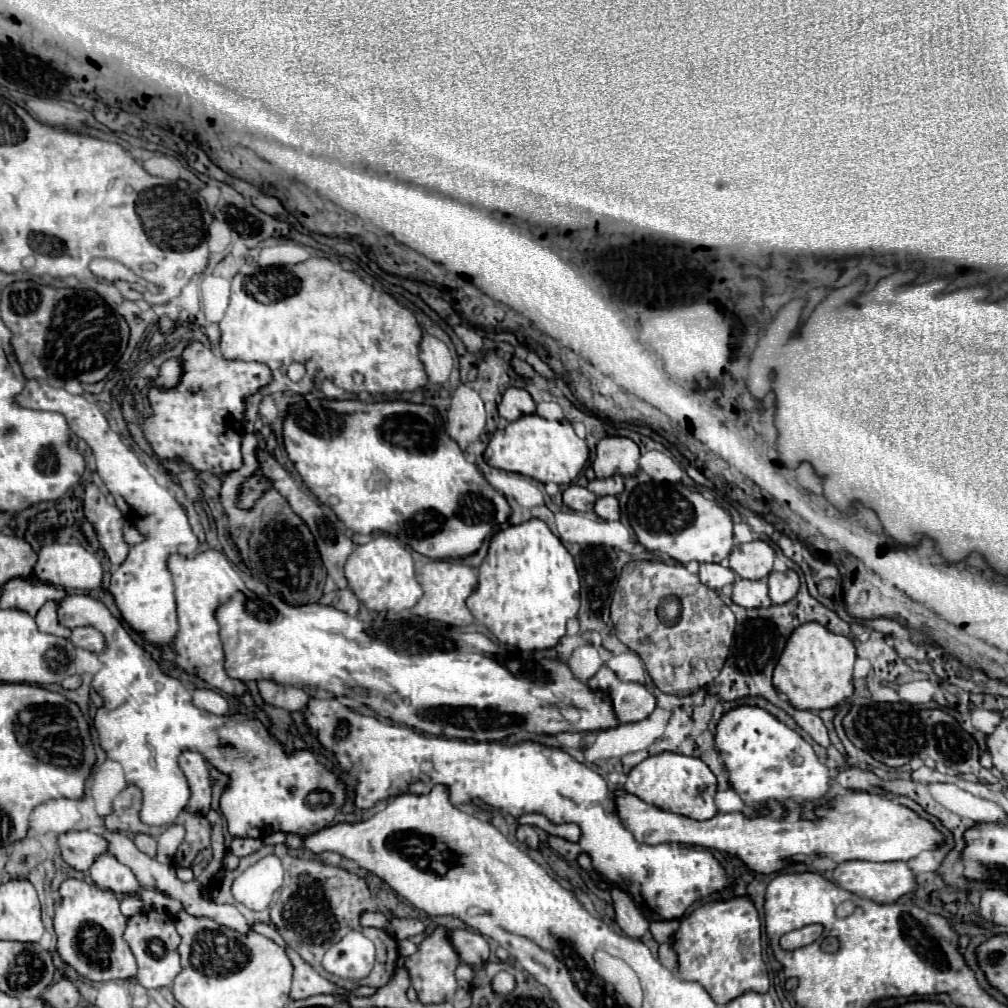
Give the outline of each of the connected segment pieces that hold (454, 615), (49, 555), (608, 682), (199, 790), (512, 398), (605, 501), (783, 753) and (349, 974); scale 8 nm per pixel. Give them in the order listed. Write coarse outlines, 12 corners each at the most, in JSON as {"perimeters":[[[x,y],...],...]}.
{"perimeters":[[[428,561],[416,573],[424,595],[414,615],[466,627],[478,571]],[[42,547],[34,571],[58,587],[100,587],[102,563],[84,547]],[[606,665],[590,689],[610,695],[622,723],[642,721],[656,707],[642,683],[622,681]],[[200,753],[180,755],[190,787],[186,811],[210,811],[210,773]],[[510,387],[498,405],[504,419],[534,413],[528,391]],[[598,497],[594,511],[604,521],[620,519],[616,497]],[[740,705],[714,743],[746,805],[816,801],[830,771],[766,709]],[[360,931],[334,943],[322,967],[342,979],[372,971],[374,943]]]}

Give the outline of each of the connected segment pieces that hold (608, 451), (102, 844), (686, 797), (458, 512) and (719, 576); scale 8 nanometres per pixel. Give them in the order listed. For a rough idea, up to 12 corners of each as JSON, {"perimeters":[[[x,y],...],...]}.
{"perimeters":[[[604,437],[592,469],[598,479],[634,475],[638,445]],[[92,831],[58,837],[62,859],[88,871],[108,841]],[[678,753],[638,763],[624,789],[696,821],[716,815],[716,777]],[[306,399],[284,449],[354,533],[462,559],[504,495],[408,401]],[[702,563],[698,575],[704,585],[720,591],[736,581],[728,565]]]}

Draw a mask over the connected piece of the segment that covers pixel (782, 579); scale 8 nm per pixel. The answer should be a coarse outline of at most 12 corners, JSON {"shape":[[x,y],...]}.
{"shape":[[796,571],[768,575],[770,599],[780,605],[796,597]]}

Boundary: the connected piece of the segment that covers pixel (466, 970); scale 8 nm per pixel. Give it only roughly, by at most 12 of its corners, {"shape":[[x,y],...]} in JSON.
{"shape":[[458,967],[456,981],[468,989],[474,979],[472,967]]}

